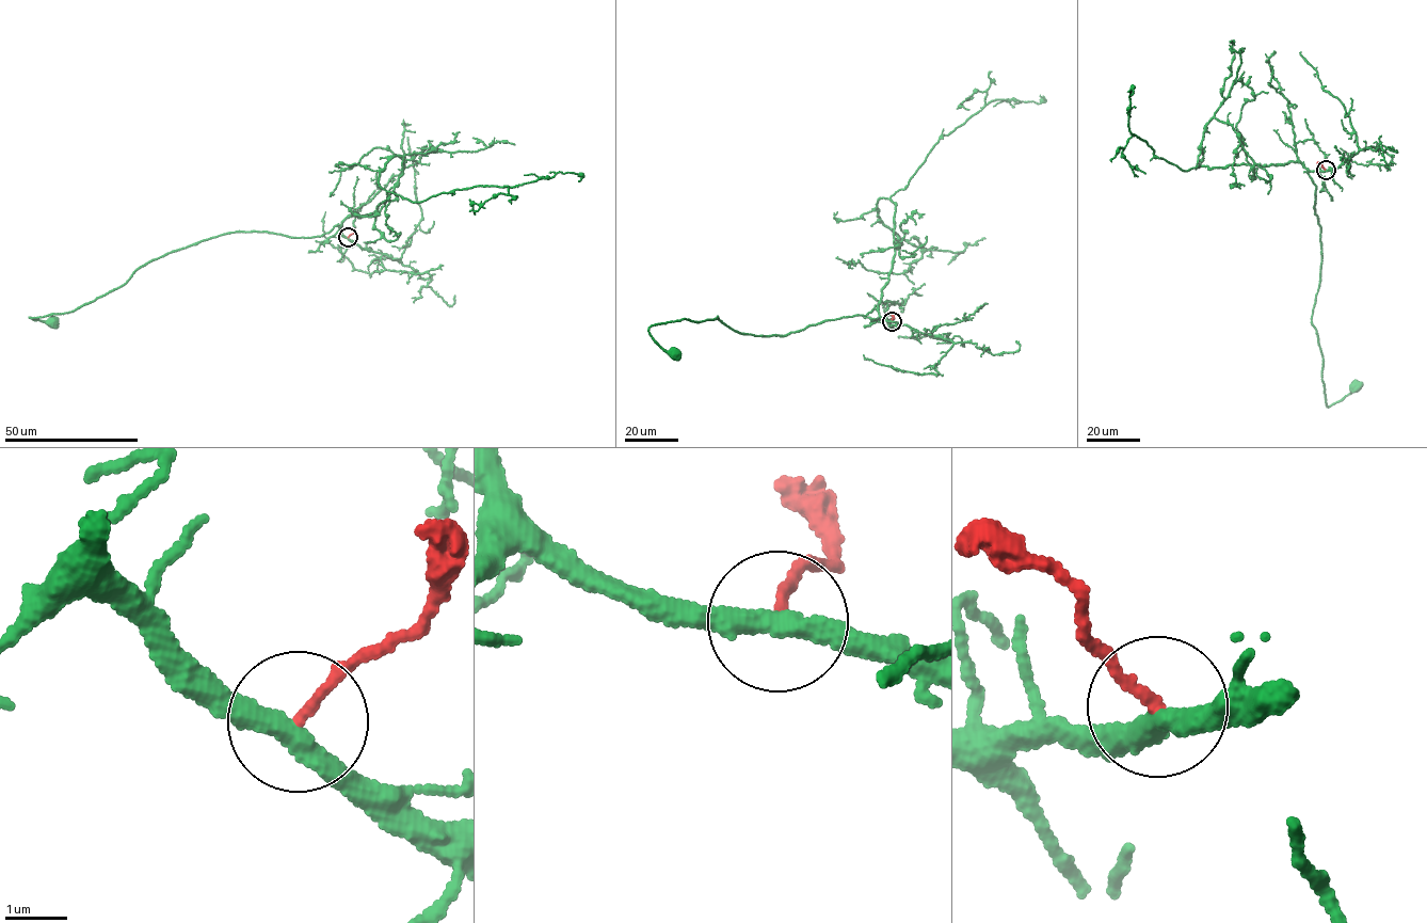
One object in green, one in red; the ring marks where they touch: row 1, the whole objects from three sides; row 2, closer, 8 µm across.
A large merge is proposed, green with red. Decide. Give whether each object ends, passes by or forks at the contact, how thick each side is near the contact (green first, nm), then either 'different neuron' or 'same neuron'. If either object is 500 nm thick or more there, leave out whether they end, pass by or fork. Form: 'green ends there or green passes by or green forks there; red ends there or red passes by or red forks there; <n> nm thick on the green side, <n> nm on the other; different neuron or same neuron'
green passes by; red ends there; 360 nm thick on the green side, 160 nm on the other; different neuron

